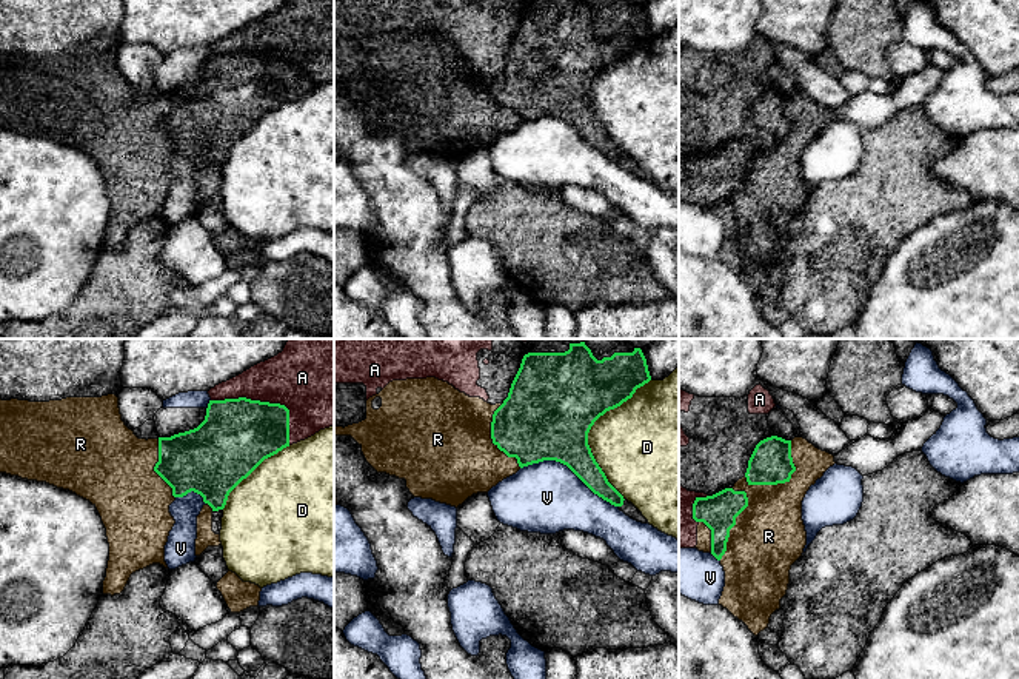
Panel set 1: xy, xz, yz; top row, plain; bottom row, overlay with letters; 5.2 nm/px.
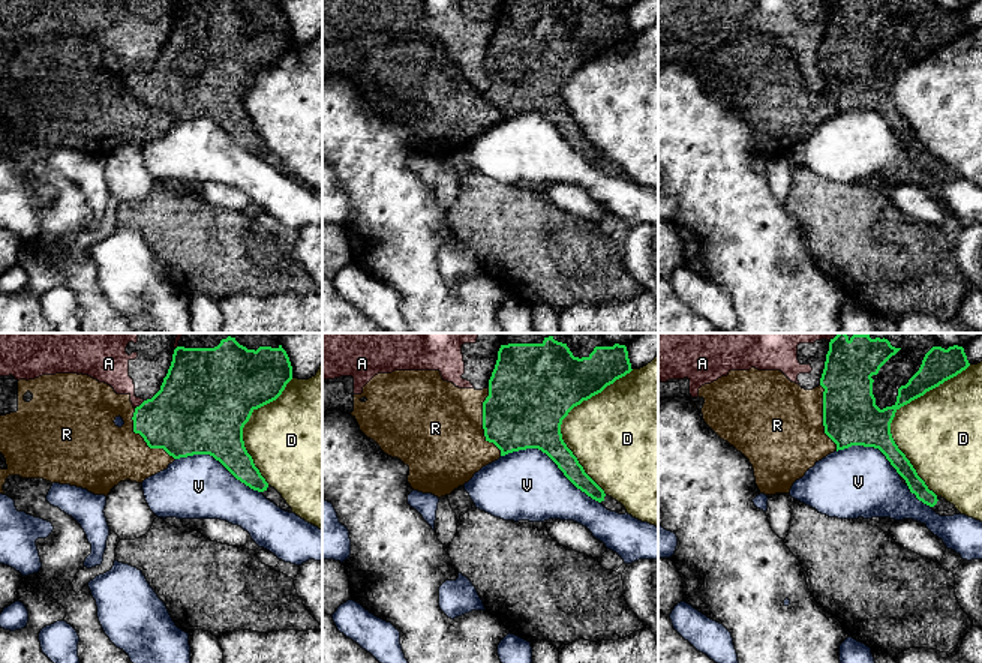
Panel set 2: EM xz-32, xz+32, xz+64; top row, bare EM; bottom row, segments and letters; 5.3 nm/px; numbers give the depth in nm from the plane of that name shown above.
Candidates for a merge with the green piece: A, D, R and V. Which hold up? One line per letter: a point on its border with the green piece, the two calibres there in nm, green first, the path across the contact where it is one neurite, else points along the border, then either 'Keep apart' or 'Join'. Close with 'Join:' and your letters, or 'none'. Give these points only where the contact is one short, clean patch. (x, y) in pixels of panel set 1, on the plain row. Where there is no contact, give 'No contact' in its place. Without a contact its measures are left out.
A: Touches green at xy (267, 57). Thickness 380 nm (green) against 360 nm. Keep apart
D: Touches green at xz (588, 86). Thickness 480 nm (green) against 420 nm. Keep apart
R: Touches green at yz (787, 136). Thickness 220 nm (green) against 320 nm. Join
V: Touches green at xz (570, 123). Thickness 380 nm (green) against 380 nm. Keep apart
Join: R

